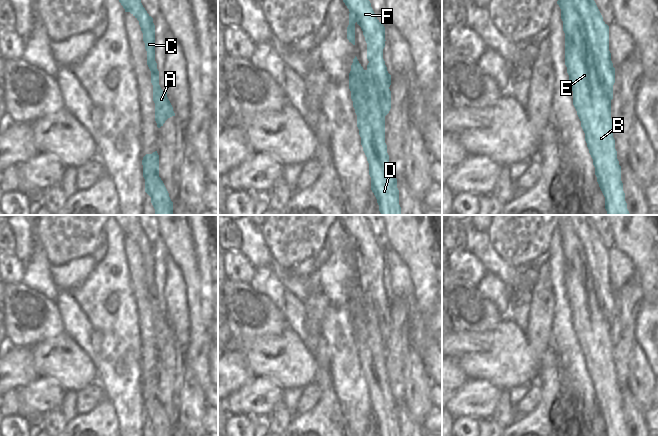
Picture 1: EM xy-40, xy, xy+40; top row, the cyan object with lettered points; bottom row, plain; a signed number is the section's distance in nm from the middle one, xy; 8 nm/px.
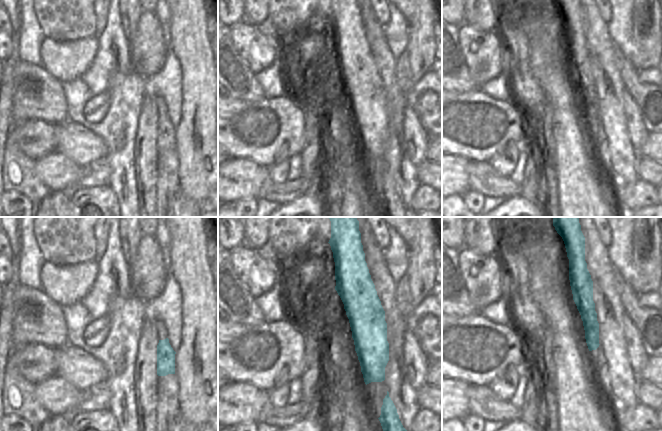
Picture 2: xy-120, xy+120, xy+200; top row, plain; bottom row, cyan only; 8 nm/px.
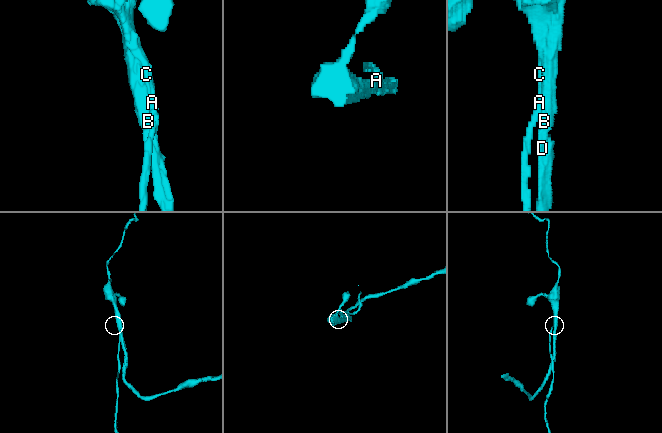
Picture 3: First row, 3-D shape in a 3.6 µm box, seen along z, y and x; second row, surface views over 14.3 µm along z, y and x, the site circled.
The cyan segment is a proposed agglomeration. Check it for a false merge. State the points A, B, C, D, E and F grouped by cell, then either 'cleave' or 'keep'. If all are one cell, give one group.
A C F / B D E | cleave

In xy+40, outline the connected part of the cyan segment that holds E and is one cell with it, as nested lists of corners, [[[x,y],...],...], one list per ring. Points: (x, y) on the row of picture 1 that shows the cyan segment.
[[[558,0],[557,4],[565,33],[565,65],[573,91],[573,105],[605,197],[607,215],[630,215],[613,137],[611,99],[599,81],[587,31],[574,1]]]

